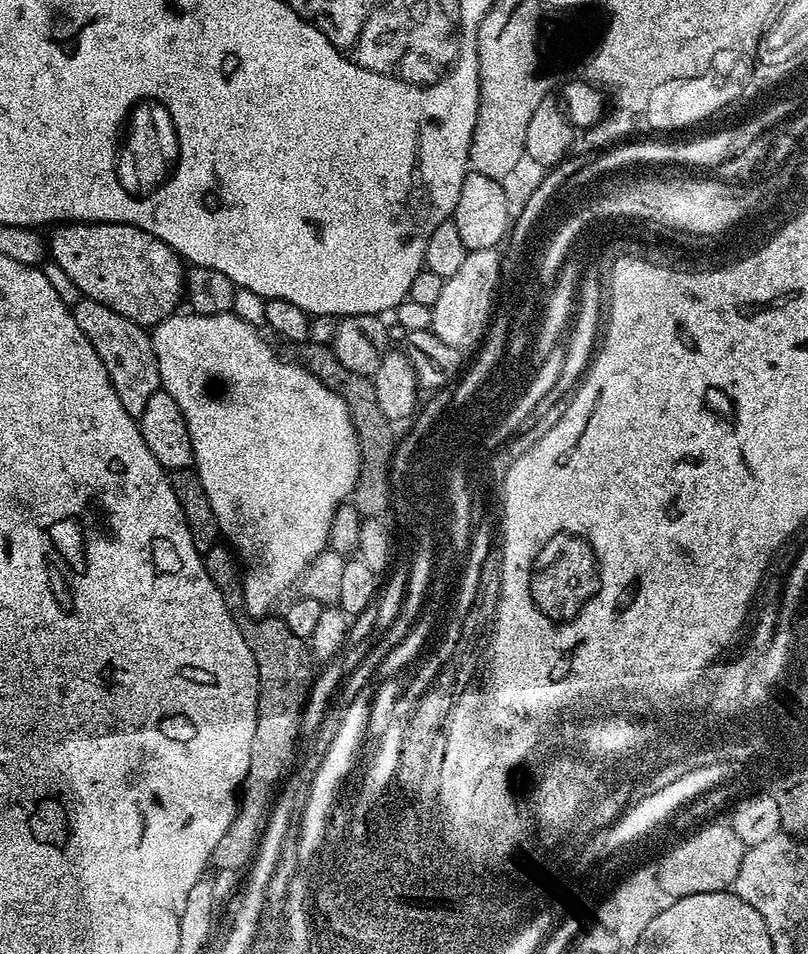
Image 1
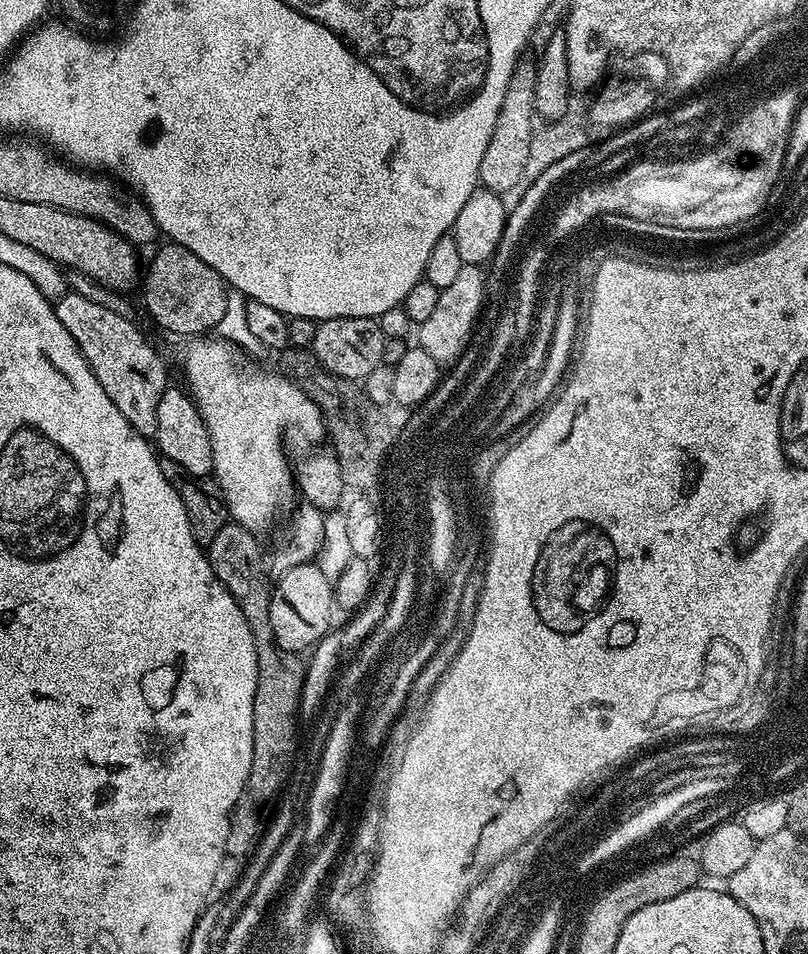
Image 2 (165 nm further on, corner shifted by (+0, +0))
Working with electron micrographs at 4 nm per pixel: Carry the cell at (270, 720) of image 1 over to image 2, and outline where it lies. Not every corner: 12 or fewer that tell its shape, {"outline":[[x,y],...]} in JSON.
{"outline":[[226,522],[206,555],[258,654],[250,774],[225,853],[251,857],[292,756],[305,665],[270,630],[261,537]]}

